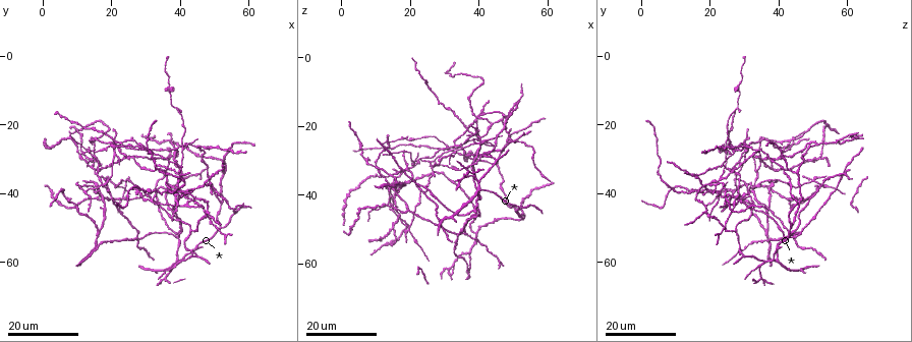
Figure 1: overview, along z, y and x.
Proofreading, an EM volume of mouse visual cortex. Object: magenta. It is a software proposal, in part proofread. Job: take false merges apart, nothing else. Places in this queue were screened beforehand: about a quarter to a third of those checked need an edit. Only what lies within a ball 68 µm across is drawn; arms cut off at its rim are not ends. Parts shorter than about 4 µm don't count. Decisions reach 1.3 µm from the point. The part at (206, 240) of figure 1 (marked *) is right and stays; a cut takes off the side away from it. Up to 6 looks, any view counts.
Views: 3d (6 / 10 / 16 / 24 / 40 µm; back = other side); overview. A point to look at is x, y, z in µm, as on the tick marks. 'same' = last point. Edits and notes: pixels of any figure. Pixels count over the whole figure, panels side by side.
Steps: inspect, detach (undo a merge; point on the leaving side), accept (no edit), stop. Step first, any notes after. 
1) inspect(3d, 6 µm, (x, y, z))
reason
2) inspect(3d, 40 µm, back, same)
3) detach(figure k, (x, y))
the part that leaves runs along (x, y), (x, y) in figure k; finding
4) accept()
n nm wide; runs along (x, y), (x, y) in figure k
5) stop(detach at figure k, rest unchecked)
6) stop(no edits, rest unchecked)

inspect(3d, 24 µm, (39.0, 43.0, 25.5))
two arms in line, one across

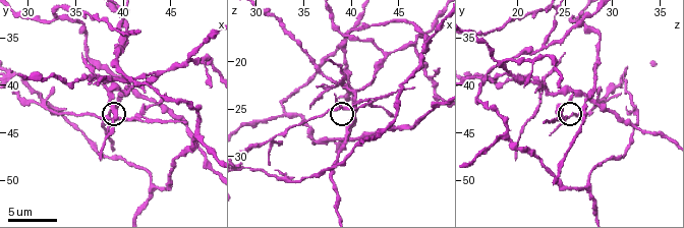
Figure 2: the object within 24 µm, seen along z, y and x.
inspect(3d, 6 µm, (38.2, 43.4, 24.8))

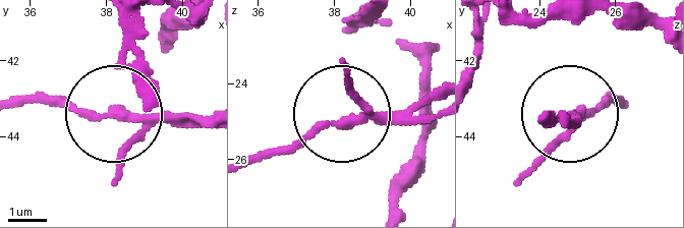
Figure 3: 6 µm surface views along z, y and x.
accept()
3 arms; runs along (623, 99), (571, 118) in figure 3; one cell here

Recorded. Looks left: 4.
inspect(3d, 10 µm, (33.2, 42.8, 27.4))
calibre changes

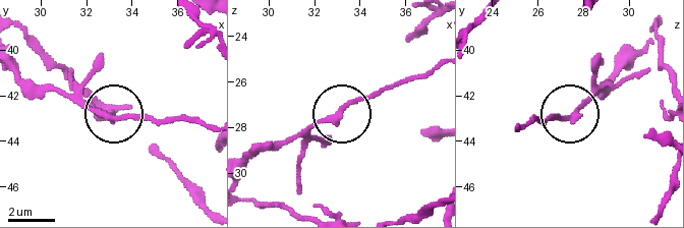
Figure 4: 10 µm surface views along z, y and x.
accept()
230 nm wide; one cell here

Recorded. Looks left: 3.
inspect(3d, 16 µm, (28.0, 39.0, 31.0))

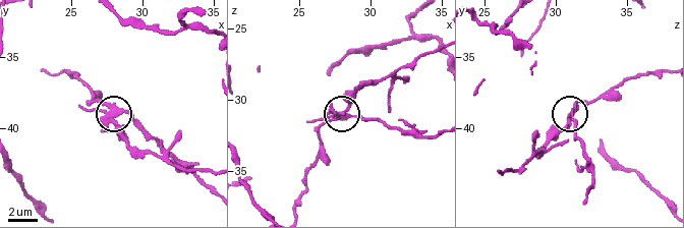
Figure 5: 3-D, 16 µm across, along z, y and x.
inspect(3d, 10 µm, (27.6, 39.8, 30.8))

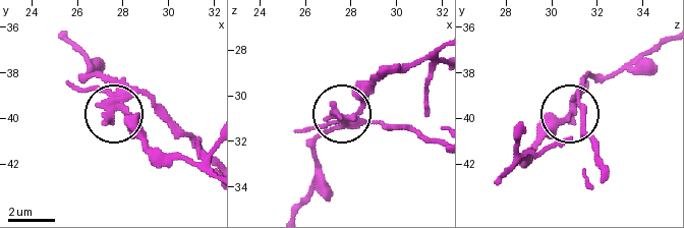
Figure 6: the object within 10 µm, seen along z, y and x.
accept()
runs along (439, 143), (344, 116), (385, 72) in figure 6; continuous, no second cell

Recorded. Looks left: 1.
stop(no edits, rest unchecked)

